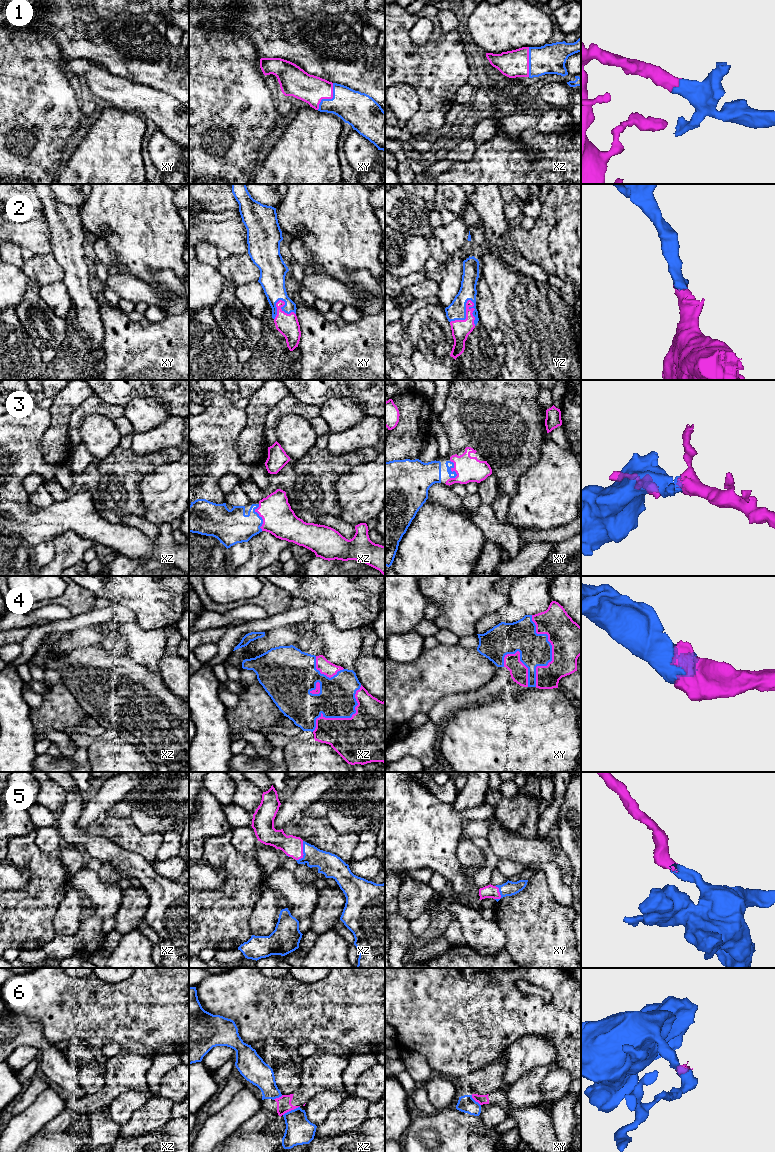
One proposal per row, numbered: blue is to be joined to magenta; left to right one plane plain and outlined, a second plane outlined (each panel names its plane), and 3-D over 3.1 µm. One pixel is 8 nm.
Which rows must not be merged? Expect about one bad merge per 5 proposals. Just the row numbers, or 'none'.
6

